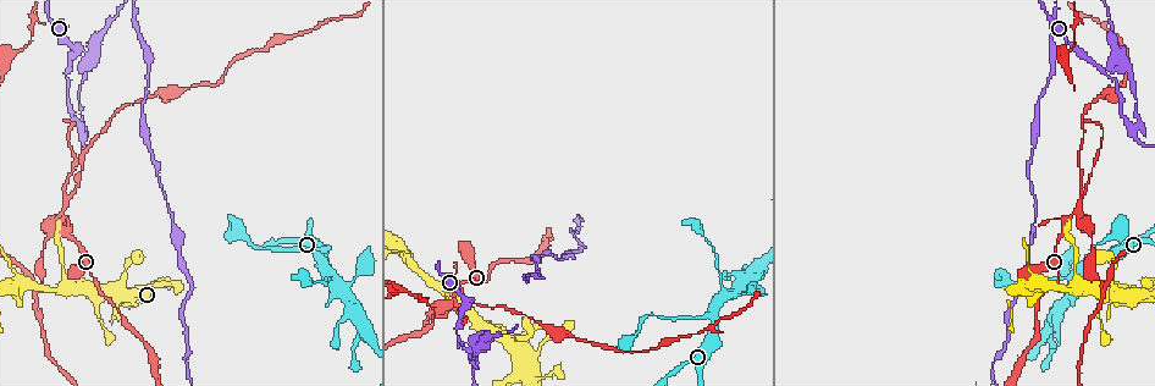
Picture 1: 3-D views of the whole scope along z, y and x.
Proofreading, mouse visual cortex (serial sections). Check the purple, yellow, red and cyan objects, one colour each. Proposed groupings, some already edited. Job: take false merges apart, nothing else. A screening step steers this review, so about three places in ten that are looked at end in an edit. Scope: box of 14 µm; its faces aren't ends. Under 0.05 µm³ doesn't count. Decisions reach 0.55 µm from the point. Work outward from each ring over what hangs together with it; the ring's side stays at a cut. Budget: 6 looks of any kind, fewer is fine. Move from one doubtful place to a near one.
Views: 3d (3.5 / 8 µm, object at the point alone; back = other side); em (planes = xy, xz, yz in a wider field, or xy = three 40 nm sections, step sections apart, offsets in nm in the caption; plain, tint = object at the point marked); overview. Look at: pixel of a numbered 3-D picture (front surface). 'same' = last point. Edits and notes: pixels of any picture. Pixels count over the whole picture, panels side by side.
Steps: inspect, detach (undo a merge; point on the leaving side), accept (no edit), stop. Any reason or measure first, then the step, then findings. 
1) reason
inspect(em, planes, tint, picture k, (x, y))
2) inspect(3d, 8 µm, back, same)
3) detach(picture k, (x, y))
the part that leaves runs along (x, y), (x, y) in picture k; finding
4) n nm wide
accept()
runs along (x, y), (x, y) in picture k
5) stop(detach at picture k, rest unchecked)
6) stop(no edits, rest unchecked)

narrows sharply
inspect(3d, 3.5 µm, picture 1, (10, 263))

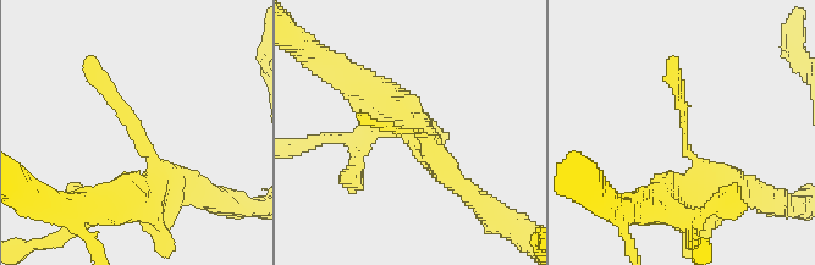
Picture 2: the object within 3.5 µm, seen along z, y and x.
arms of 100, 350 nm
inspect(em, xy, step 2, tint, picture 2, (138, 131))

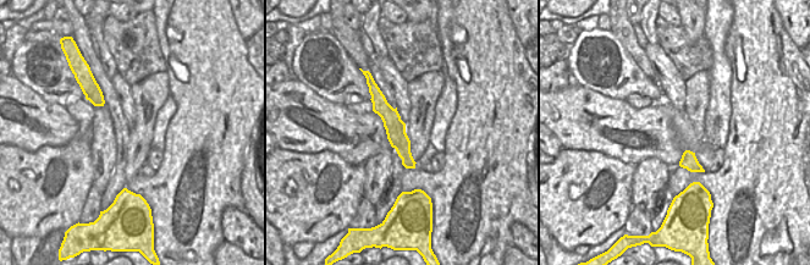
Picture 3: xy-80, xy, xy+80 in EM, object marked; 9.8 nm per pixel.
accept()
runs along (375, 89), (412, 165) in picture 3; continuous, no second cell

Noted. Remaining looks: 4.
sharp bend
inspect(3d, 8 µm, picture 1, (60, 212))

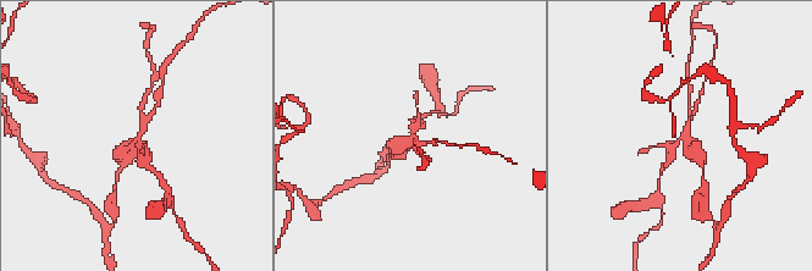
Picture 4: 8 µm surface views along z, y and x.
inspect(3d, 3.5 µm, picture 4, (137, 141))

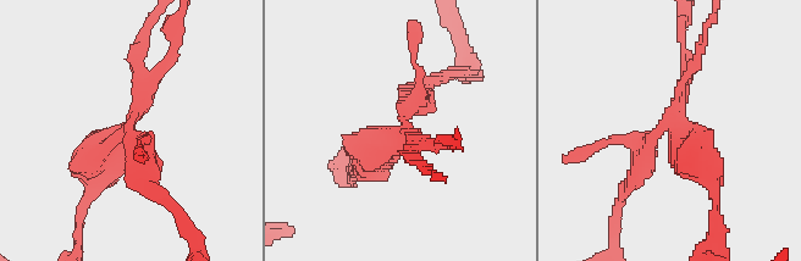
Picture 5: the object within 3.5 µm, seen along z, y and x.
need the tissue
inspect(em, xy, step 2, tint, picture 5, (663, 128))

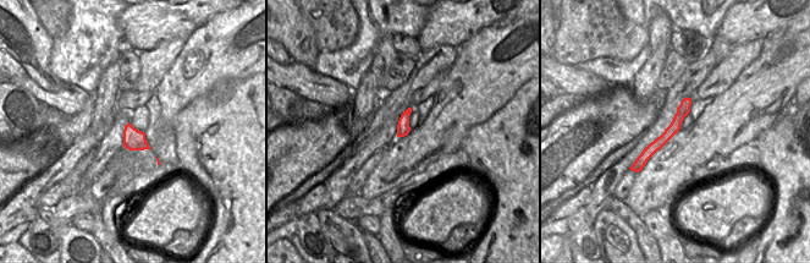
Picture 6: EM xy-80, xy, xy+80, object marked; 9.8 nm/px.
130 nm wide
detach(picture 5, (680, 31))
the part that leaves runs along (128, 127), (173, 53), (173, 29) in picture 5; a second cell is stuck on

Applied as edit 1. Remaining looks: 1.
stop(detach at picture 5, rest unchecked)

